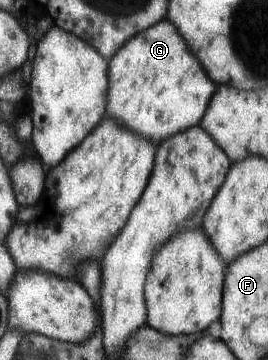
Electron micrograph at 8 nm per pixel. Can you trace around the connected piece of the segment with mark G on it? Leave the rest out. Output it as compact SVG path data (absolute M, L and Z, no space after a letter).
M160 20L129 38L107 63L110 86L106 114L160 144L166 136L198 124L216 90L216 82L208 78L170 20Z

